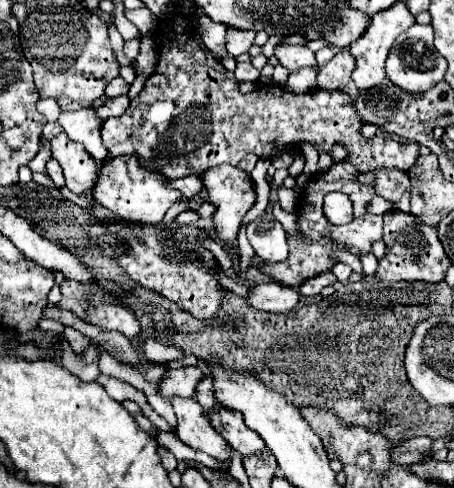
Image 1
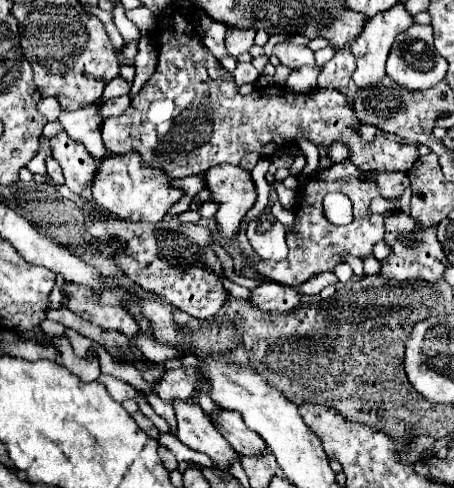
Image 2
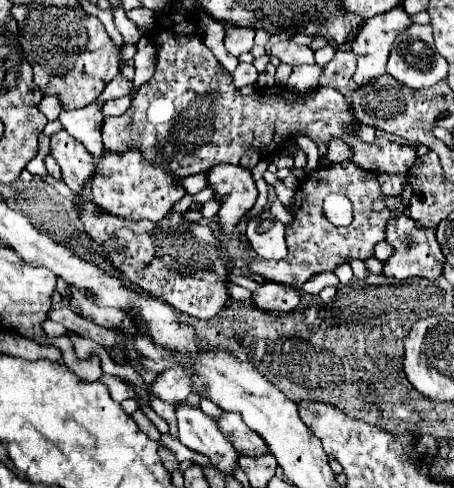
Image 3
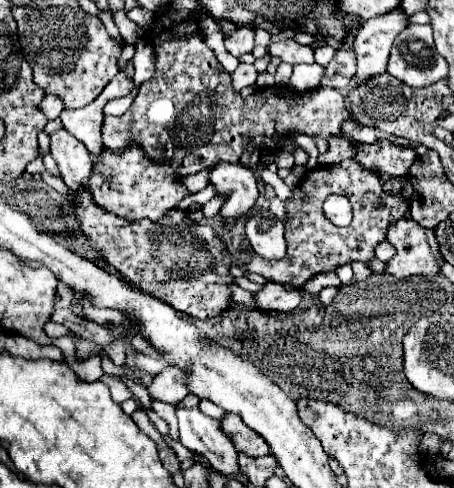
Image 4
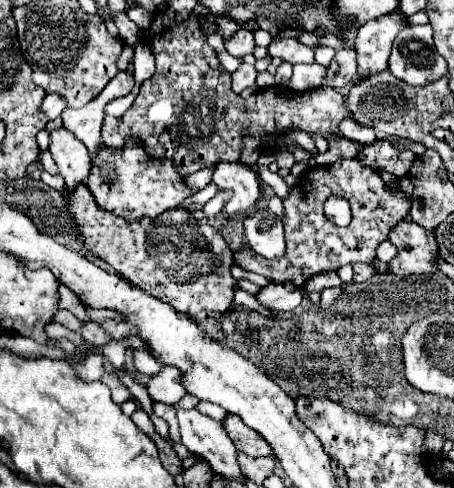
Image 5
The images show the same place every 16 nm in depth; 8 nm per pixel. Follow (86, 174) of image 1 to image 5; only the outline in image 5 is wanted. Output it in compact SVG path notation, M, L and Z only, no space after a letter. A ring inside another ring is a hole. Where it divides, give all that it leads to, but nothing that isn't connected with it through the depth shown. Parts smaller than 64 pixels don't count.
M66 128L54 130L50 134L50 154L70 190L76 190L78 184L88 180L92 156L84 144L80 144L80 140L76 140Z

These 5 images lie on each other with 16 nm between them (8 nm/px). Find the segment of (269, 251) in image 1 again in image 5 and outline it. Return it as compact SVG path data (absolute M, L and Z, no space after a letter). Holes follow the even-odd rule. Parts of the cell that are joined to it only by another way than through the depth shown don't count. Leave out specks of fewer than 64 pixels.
M264 208L246 216L244 236L250 248L262 258L282 258L286 254L284 224Z

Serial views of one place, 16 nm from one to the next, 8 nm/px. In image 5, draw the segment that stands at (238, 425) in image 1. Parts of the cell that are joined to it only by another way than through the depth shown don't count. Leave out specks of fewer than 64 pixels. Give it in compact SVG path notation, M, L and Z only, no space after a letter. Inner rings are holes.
M226 414L226 418L222 420L224 430L228 432L228 436L232 438L234 446L238 452L244 452L248 456L272 456L272 450L268 448L268 442L258 434L252 432L236 414Z

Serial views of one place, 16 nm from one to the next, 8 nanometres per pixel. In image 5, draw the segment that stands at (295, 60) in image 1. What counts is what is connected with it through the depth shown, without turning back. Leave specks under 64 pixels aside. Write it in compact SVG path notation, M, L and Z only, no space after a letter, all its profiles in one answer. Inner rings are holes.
M282 38L282 40L272 42L268 46L268 54L278 56L290 64L302 64L302 62L312 64L314 62L314 50L310 46L302 46L294 38Z

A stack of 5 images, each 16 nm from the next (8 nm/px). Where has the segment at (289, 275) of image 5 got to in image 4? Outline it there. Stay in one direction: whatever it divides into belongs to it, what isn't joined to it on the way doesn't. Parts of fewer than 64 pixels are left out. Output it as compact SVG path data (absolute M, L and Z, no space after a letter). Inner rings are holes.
M342 160L338 164L320 166L308 172L298 186L294 188L294 196L286 202L286 212L290 214L290 222L286 224L286 244L288 254L284 260L264 260L260 256L242 256L244 266L250 272L262 274L270 282L292 284L300 288L306 280L320 272L336 270L342 264L352 260L368 262L374 258L374 248L378 242L386 240L386 228L392 220L398 220L408 210L402 194L384 196L380 180L376 172L360 168L354 160ZM328 194L344 194L352 202L354 220L346 228L336 228L322 212L322 202ZM382 200L386 206L382 210L374 210L374 202Z

